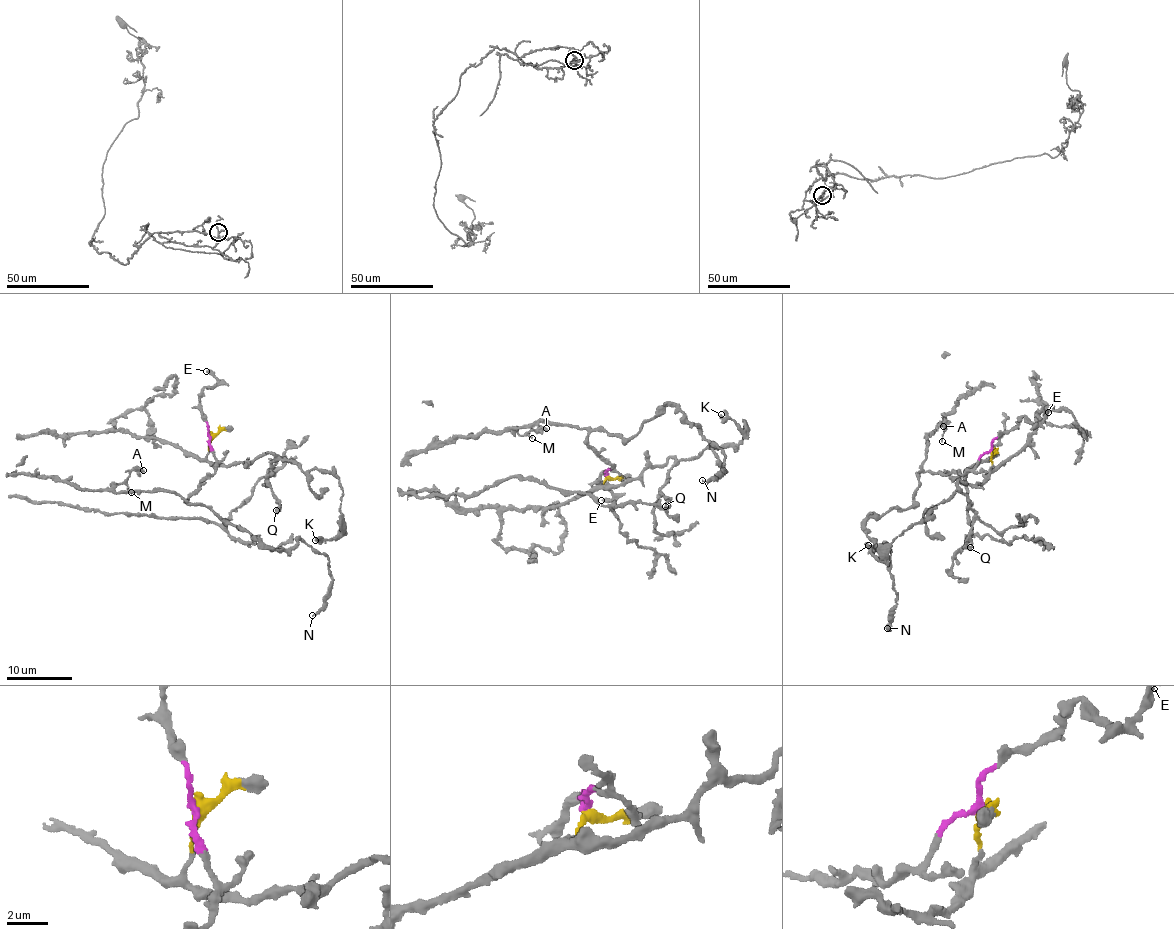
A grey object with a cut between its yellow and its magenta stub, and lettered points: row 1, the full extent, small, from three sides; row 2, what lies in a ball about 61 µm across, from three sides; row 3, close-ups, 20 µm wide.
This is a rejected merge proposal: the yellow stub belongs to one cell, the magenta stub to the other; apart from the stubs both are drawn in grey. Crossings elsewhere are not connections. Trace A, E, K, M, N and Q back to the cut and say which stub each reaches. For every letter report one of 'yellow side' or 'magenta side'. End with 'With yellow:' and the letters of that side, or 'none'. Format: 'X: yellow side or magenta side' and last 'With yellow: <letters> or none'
A: magenta side
E: magenta side
K: yellow side
M: magenta side
N: magenta side
Q: yellow side
With yellow: K, Q

